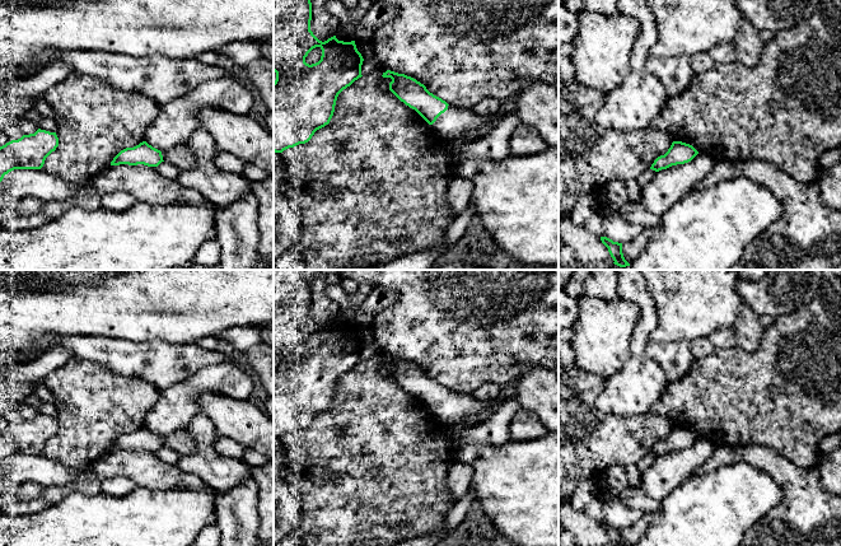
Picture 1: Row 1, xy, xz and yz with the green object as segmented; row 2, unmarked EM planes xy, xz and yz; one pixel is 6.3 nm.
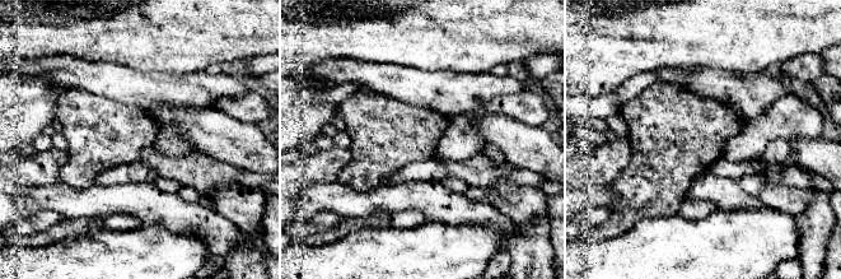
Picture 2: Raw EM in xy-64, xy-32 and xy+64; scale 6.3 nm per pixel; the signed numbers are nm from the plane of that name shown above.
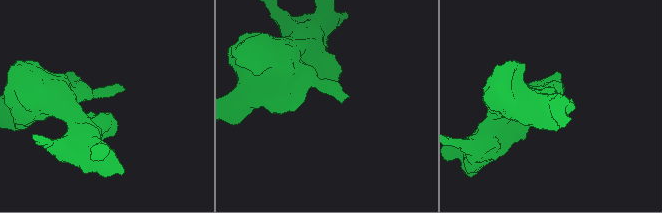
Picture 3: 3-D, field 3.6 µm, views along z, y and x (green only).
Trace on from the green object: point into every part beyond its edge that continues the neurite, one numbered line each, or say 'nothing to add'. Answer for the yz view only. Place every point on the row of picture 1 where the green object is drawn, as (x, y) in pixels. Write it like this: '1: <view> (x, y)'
nothing to add

